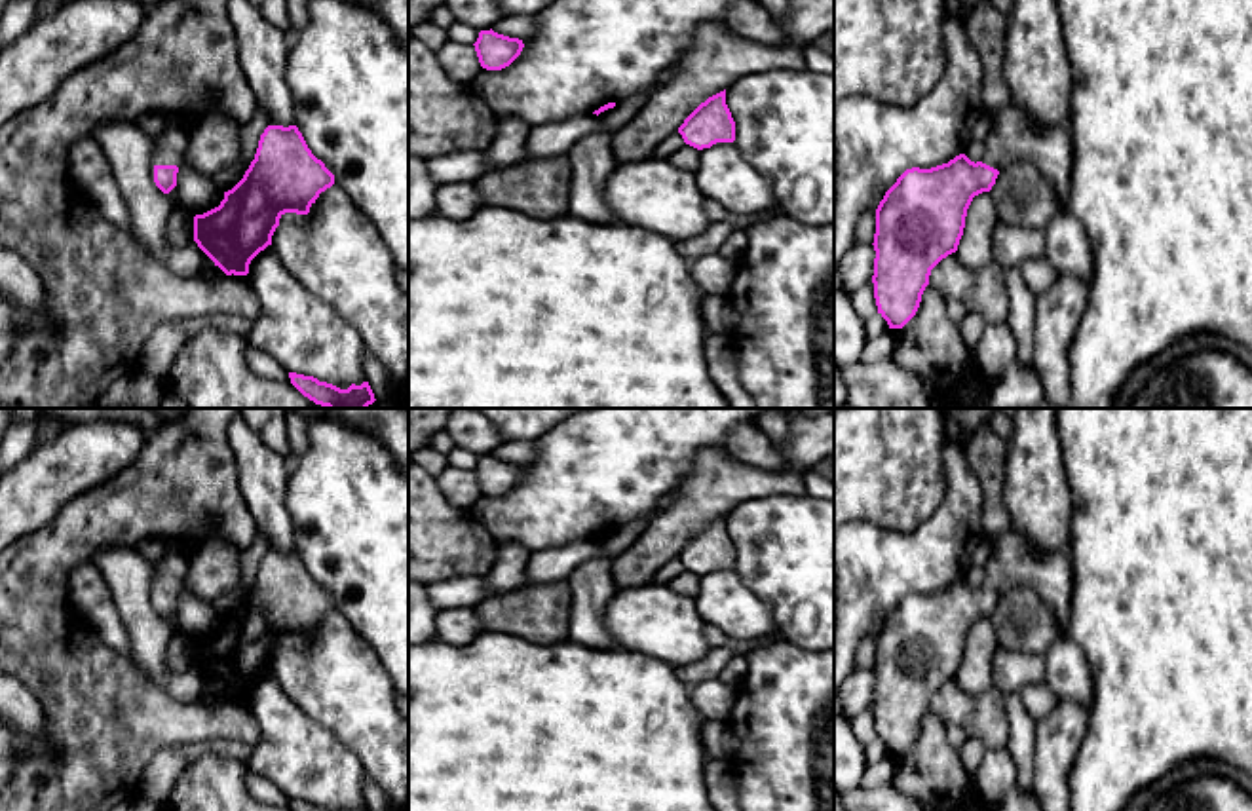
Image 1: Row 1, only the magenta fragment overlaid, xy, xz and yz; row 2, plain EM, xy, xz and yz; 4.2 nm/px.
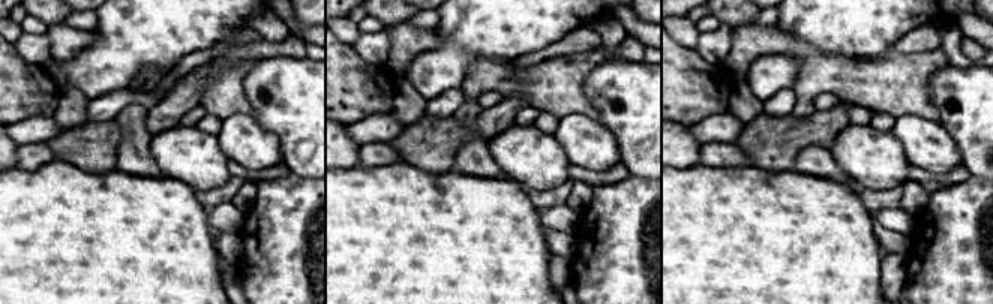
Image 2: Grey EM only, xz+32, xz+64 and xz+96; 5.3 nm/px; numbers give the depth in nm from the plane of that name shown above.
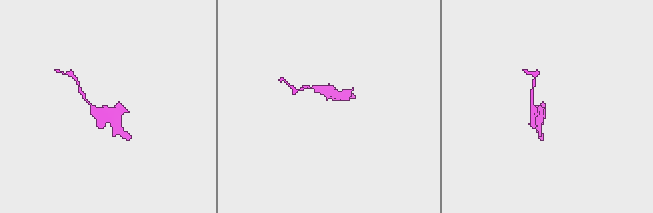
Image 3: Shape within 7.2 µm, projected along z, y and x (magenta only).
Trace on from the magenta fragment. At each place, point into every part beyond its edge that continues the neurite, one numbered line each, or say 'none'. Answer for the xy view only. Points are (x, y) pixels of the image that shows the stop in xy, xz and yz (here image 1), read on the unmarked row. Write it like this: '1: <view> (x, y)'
1: xy (171, 568)

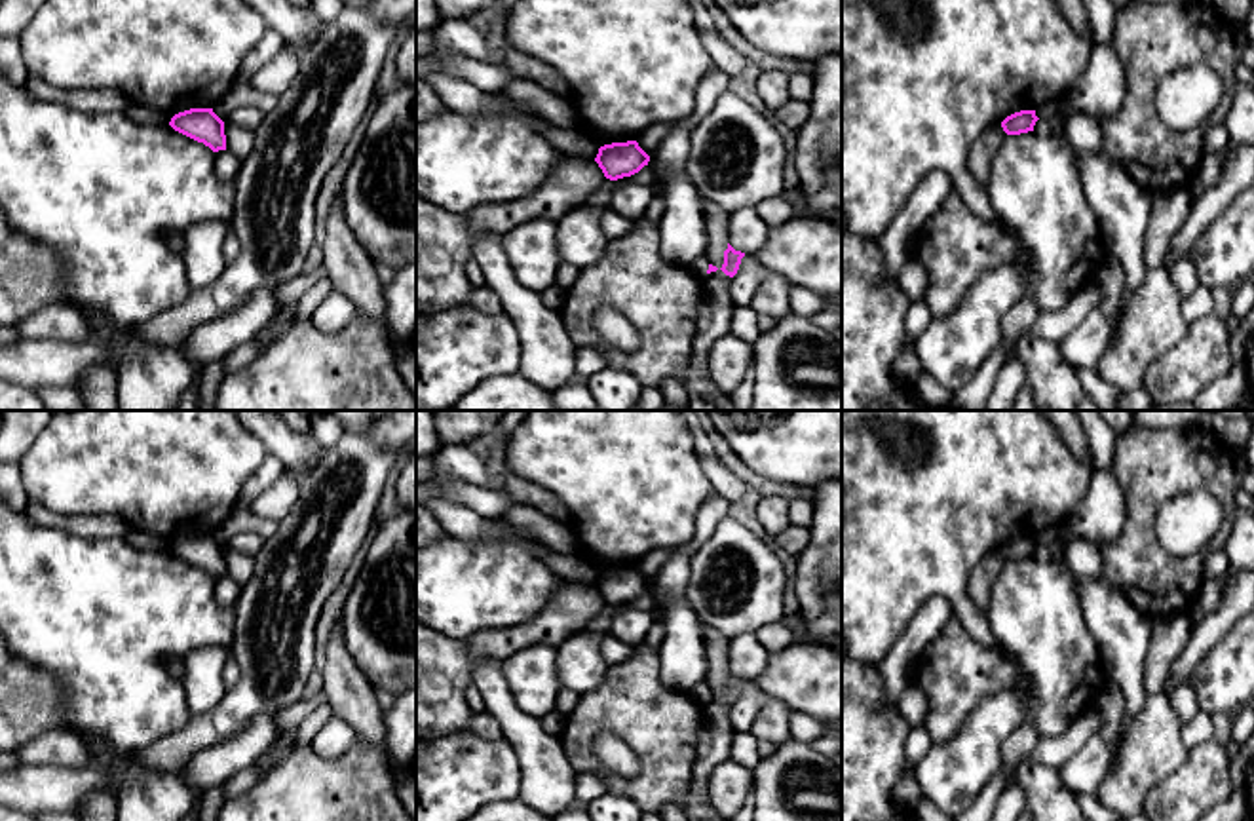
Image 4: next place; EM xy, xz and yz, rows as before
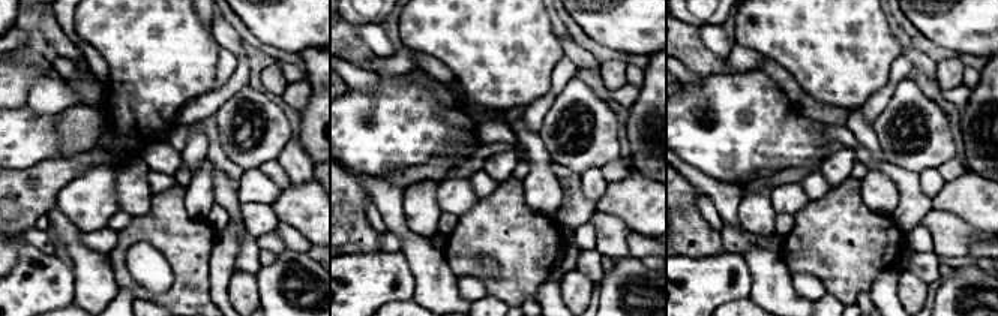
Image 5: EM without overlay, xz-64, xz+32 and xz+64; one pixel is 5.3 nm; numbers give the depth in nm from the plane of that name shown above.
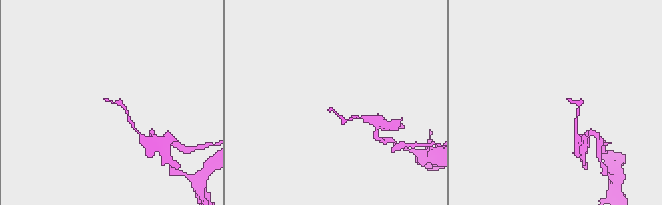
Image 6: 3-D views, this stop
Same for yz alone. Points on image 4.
none

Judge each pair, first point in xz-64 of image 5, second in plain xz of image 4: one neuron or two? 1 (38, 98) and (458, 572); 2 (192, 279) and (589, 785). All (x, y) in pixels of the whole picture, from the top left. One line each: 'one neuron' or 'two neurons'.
1: two neurons
2: two neurons

